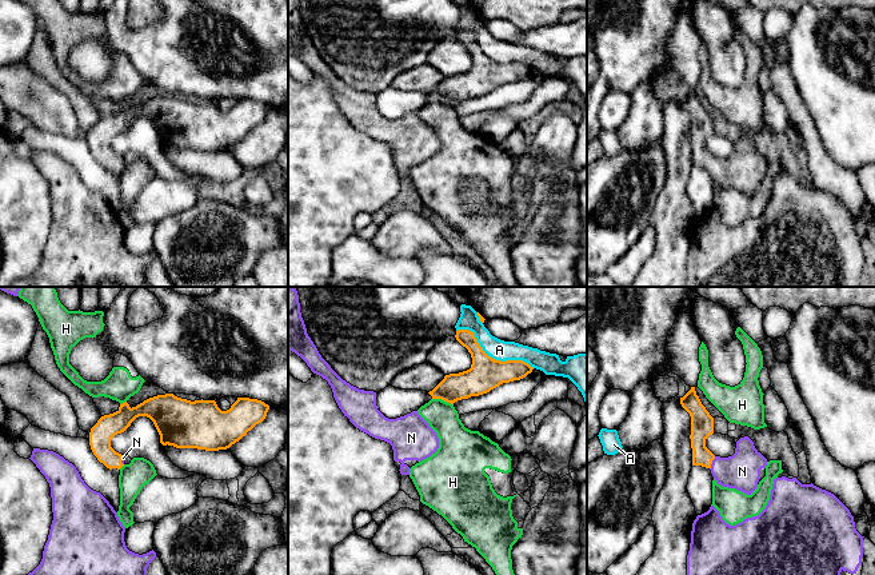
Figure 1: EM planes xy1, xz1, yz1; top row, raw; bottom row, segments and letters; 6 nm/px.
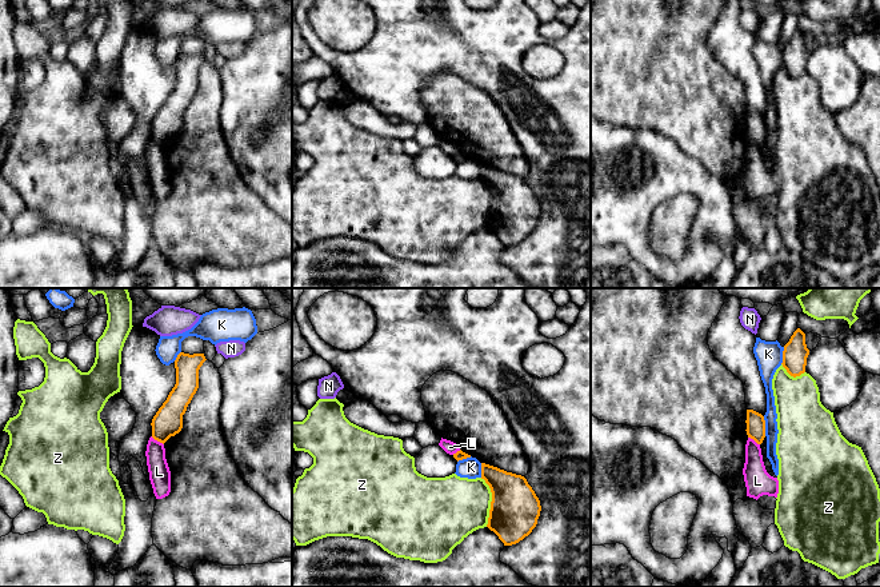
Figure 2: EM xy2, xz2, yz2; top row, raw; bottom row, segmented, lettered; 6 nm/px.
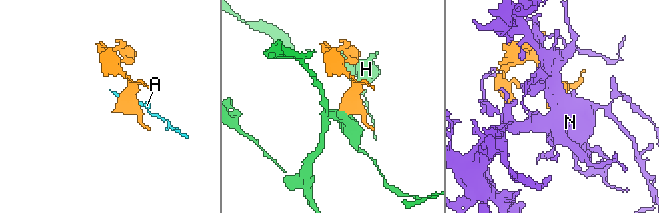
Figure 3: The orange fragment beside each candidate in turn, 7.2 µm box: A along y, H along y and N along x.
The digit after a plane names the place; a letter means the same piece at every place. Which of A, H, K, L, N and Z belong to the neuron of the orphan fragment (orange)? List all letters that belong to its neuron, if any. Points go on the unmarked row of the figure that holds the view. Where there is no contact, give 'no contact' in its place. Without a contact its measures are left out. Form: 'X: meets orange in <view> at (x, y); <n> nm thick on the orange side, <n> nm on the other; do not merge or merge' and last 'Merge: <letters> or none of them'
A: meets orange in xz1 at (491, 59); 200 nm thick on the orange side, 130 nm on the other; do not merge
H: meets orange in xz1 at (443, 100); 180 nm thick on the orange side, 190 nm on the other; do not merge
K: meets orange in yz2 at (764, 127); 110 nm thick on the orange side, 80 nm on the other; do not merge
L: meets orange in xy2 at (158, 142); 180 nm thick on the orange side, 130 nm on the other; do not merge
N: meets orange in yz1 at (711, 164); 140 nm thick on the orange side, 220 nm on the other; merge
Z: meets orange in xz2 at (491, 203); 300 nm thick on the orange side, 380 nm on the other; do not merge
Merge: N

